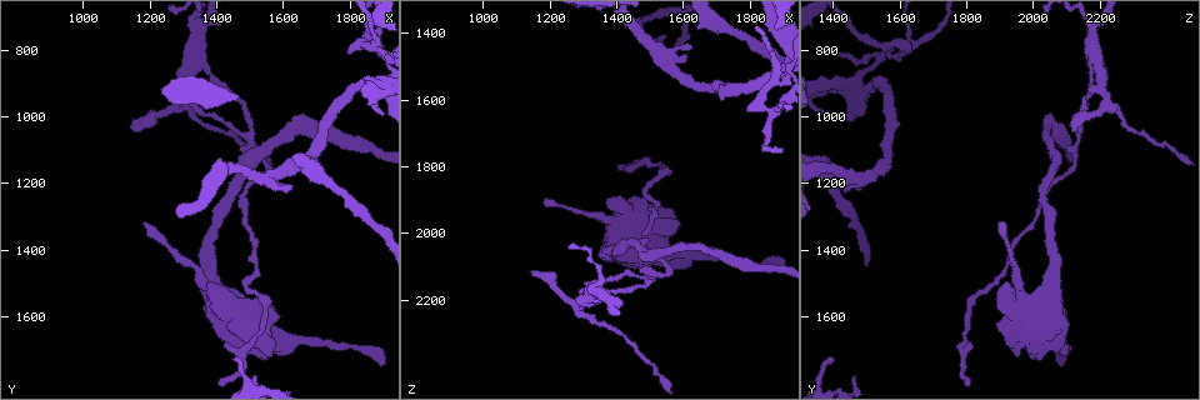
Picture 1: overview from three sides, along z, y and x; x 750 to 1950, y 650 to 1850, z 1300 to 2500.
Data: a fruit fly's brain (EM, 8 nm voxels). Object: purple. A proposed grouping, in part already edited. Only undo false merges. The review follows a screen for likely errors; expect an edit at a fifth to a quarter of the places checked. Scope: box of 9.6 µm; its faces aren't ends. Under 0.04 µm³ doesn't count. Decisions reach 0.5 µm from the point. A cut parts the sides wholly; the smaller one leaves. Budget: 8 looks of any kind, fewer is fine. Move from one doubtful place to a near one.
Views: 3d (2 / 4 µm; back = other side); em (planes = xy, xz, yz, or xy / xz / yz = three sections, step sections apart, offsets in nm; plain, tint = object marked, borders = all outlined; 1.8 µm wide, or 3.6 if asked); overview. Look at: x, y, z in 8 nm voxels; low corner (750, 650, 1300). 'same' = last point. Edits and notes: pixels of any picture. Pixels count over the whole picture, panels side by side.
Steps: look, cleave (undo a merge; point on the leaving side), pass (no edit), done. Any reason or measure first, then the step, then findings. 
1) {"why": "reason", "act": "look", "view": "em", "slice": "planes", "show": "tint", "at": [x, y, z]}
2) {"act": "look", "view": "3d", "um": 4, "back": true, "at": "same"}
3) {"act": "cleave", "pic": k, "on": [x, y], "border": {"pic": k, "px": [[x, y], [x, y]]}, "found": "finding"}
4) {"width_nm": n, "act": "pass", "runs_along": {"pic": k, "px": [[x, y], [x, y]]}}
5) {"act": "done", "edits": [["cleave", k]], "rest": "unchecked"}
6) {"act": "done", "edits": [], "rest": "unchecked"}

{"why": "four or more arms meet", "act": "look", "view": "em", "slice": "xy", "step": 4, "show": "tint", "at": [1470, 1170, 2060]}

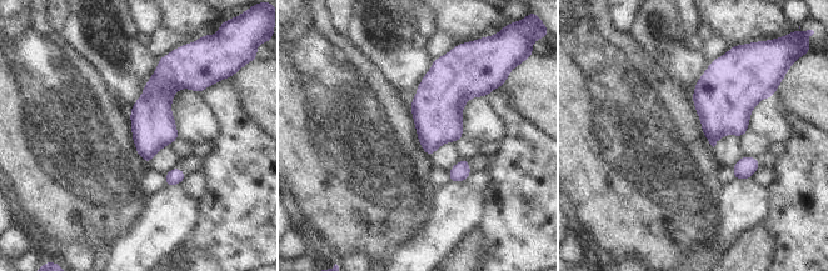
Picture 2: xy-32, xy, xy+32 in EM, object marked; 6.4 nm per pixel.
{"act": "look", "view": "em", "slice": "planes", "show": "borders", "at": "same"}

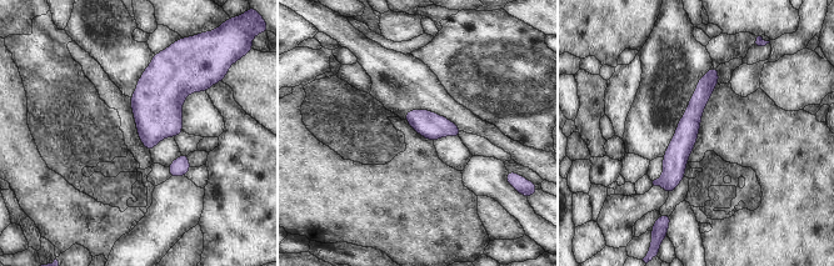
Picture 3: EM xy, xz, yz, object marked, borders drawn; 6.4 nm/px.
{"act": "pass", "runs_along": {"pic": 3, "px": [[714, 70], [674, 167], [657, 182]]}, "found": "continuous, no second neuron"}

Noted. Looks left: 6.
{"why": "a fork", "act": "look", "view": "3d", "um": 4, "at": [1460, 1610, 1970]}

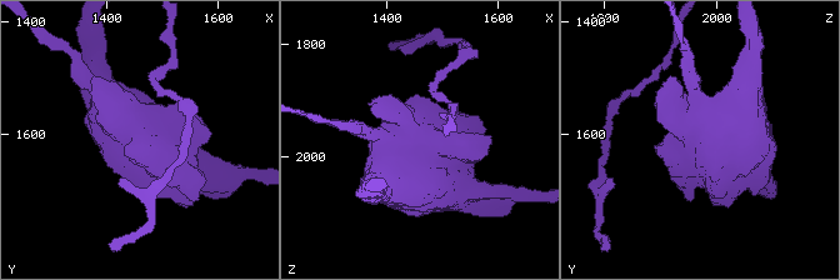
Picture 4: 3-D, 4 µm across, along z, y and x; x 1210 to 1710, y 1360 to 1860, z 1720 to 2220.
{"why": "shape alone is not enough", "act": "look", "view": "em", "um": 3.6, "slice": "planes", "show": "tint", "at": [1460, 1605, 1970]}

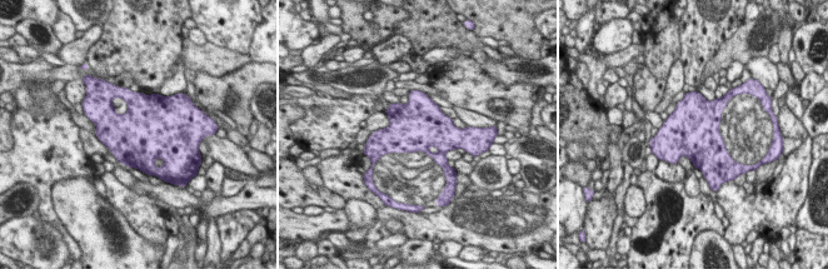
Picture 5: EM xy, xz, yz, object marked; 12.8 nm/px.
{"act": "pass", "found": "continuous, no second neuron"}

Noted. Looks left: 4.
{"why": "sharp bend", "act": "look", "view": "3d", "um": 2, "at": [1290, 960, 2220]}

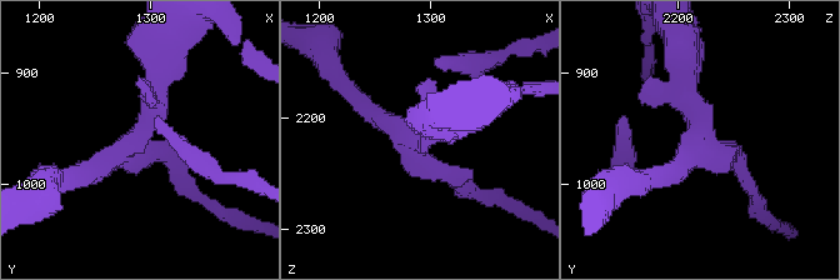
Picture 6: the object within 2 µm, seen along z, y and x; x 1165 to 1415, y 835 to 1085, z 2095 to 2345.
{"why": "need the tissue", "act": "look", "view": "em", "slice": "yz", "step": 8, "show": "tint", "at": [1288, 960, 2220]}

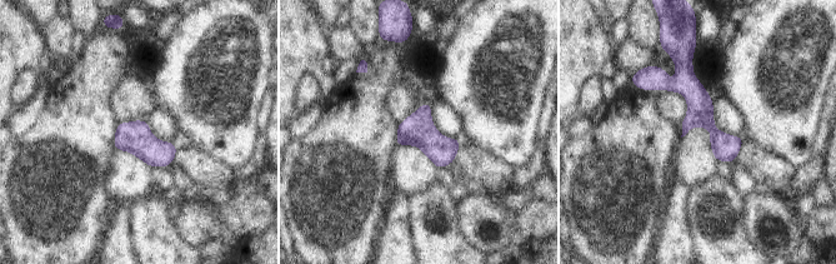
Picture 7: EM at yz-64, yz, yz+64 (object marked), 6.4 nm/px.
{"width_nm": 160, "act": "pass", "runs_along": {"pic": 7, "px": [[641, 85], [681, 85], [732, 158]]}, "found": "all the same neuron"}

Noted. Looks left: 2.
{"act": "done", "edits": [], "rest": "unchecked"}

